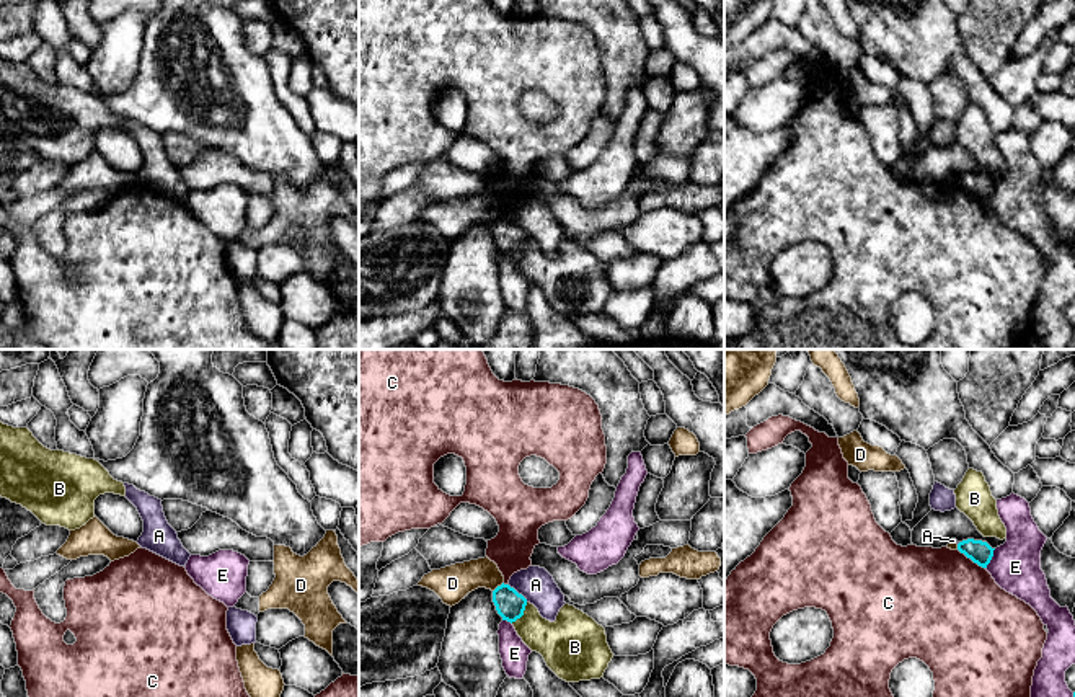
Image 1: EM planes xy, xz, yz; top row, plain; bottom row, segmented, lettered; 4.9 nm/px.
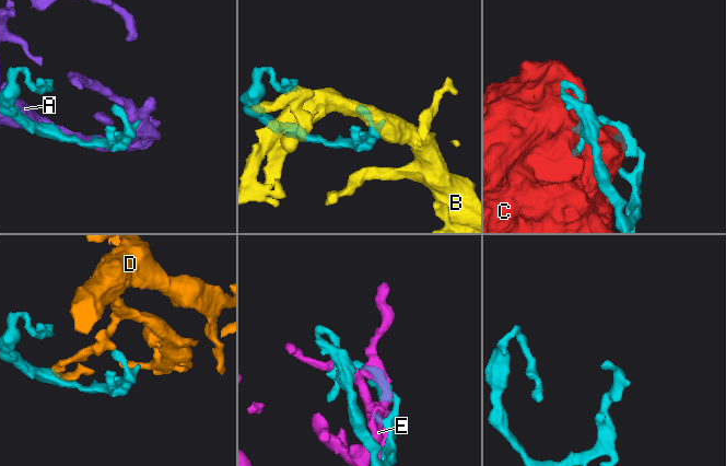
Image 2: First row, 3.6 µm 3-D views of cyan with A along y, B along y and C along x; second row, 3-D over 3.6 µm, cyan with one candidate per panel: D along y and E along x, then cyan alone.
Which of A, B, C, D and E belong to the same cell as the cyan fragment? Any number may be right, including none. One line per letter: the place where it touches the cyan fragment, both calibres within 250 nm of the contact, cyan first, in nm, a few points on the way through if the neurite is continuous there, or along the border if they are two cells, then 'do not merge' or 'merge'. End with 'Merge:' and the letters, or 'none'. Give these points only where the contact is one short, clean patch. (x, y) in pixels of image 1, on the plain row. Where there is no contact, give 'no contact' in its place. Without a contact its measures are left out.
A: contact xz (516, 226); calibres 140 and 170 nm; do not merge
B: contact xz (522, 248); calibres 140 and 240 nm; do not merge
C: contact yz (971, 193); calibres 110 and 500 nm; do not merge
D: contact xz (498, 221); calibres 140 and 180 nm; border xz (503, 216), (493, 226); do not merge
E: contact yz (990, 193); calibres 110 and 240 nm; do not merge
Merge: none

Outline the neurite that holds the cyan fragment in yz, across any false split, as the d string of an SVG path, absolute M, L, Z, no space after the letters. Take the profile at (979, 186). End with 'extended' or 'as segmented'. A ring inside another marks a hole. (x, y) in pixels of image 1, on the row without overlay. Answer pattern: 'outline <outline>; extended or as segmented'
outline M967 173L958 178L958 184L982 202L987 202L993 184L987 176Z; as segmented

